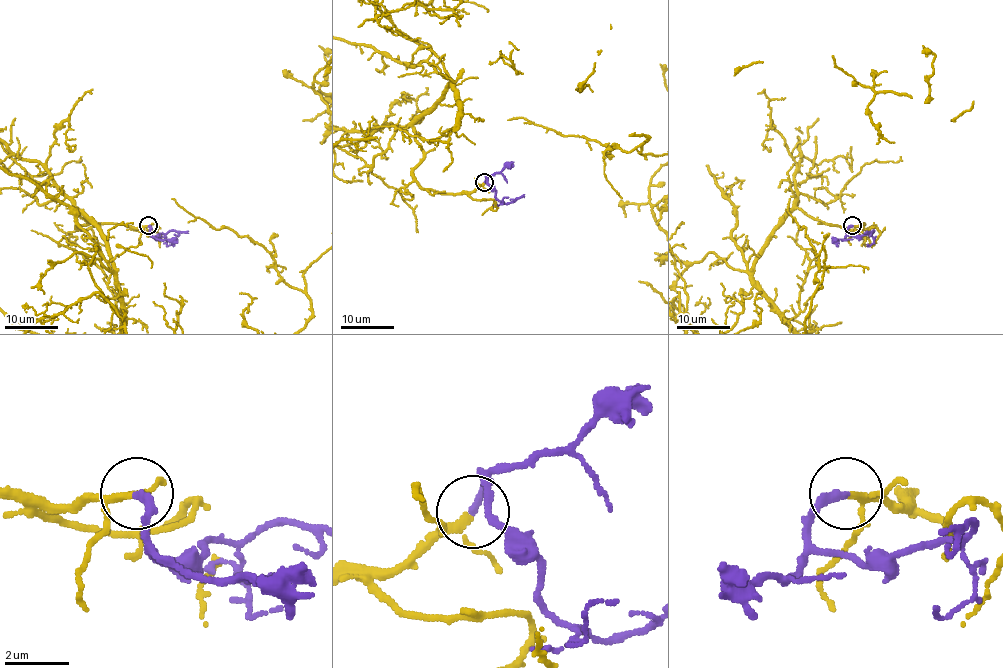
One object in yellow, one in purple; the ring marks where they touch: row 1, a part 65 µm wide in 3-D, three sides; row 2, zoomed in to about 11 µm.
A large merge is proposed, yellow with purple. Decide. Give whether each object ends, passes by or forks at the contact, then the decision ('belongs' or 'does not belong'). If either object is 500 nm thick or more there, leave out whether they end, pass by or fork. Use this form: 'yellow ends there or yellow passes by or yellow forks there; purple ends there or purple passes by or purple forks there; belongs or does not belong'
yellow passes by; purple ends there; belongs

